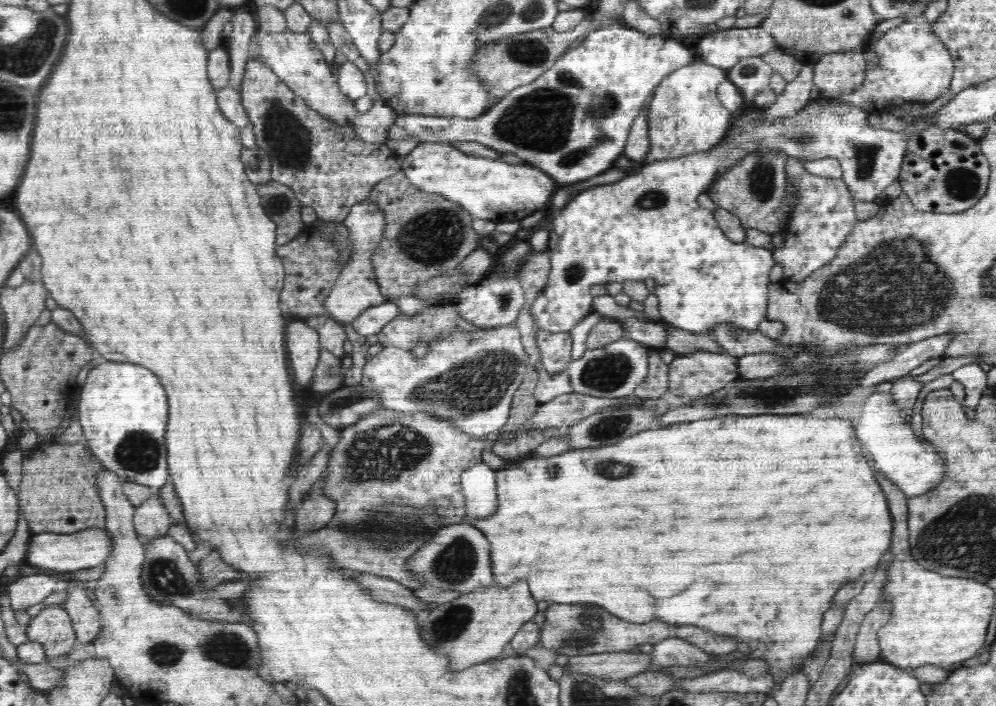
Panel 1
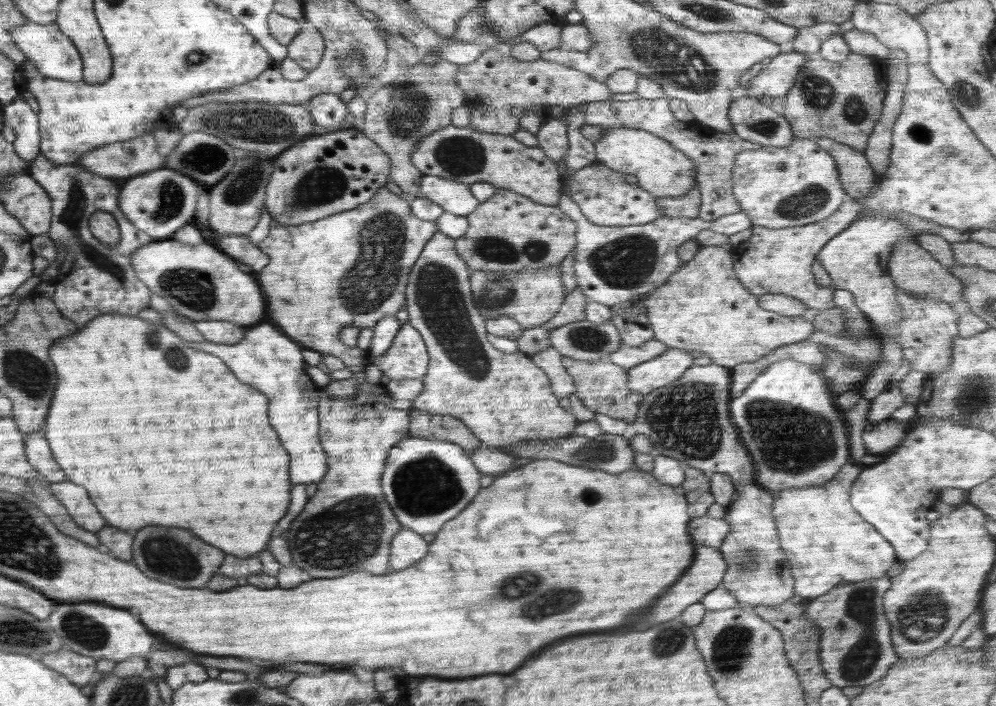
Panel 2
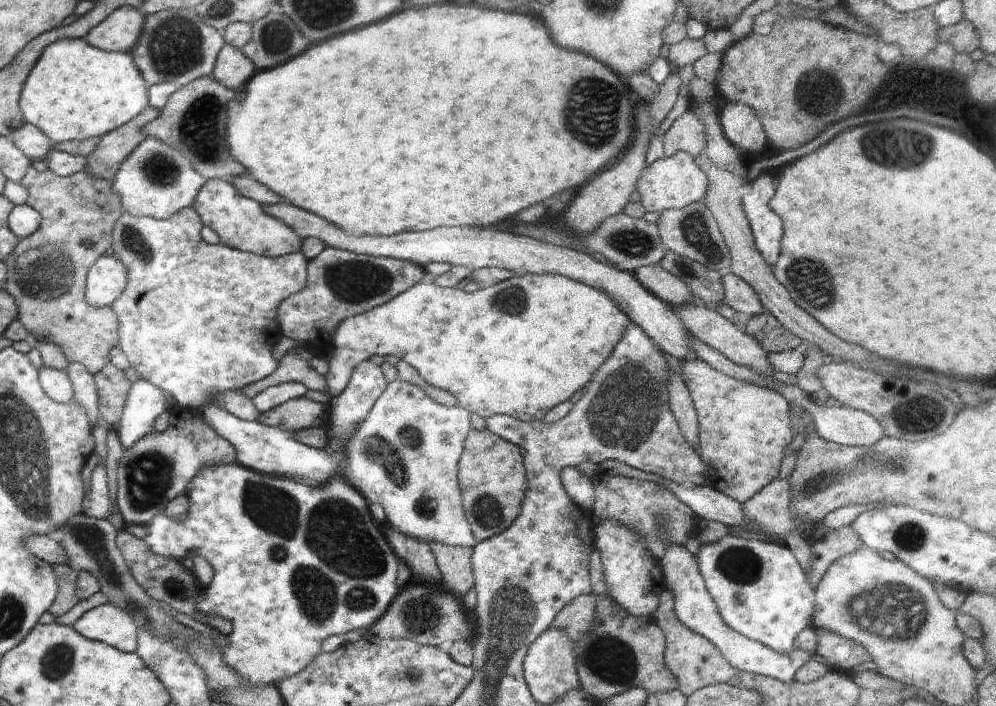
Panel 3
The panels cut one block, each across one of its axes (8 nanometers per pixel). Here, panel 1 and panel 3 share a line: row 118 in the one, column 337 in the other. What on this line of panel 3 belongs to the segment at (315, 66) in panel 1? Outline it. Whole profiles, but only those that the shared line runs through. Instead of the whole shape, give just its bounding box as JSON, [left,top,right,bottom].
[325,273,629,422]

